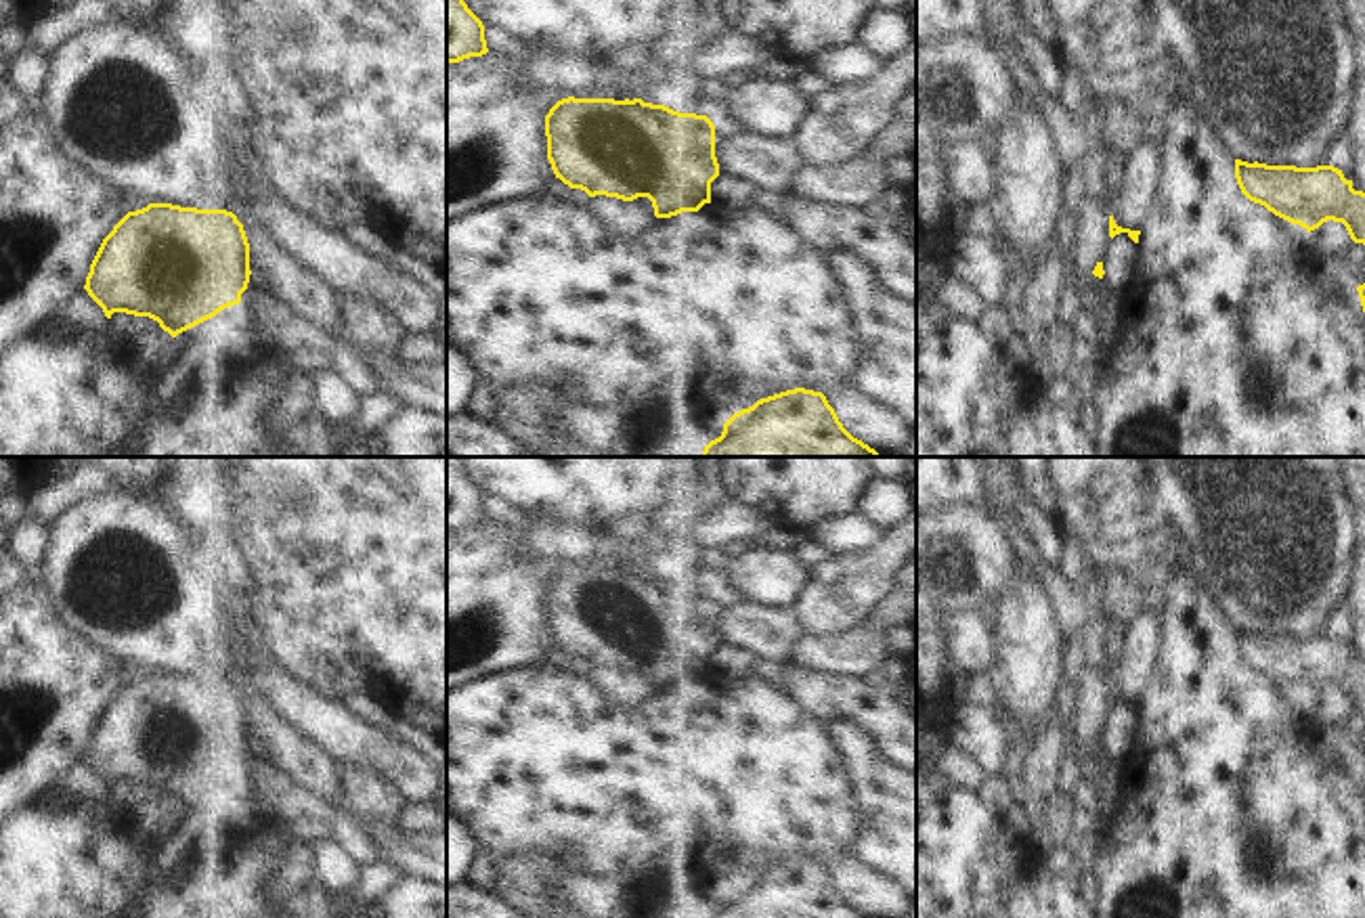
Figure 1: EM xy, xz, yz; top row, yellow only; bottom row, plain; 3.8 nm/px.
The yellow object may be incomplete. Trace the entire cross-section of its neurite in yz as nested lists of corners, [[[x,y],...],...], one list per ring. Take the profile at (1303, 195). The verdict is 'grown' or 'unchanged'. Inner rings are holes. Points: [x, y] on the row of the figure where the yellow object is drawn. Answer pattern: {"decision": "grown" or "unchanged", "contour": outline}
{"decision": "unchanged", "contour": [[[1235,159],[1241,193],[1275,216],[1308,233],[1323,222],[1342,222],[1355,243],[1365,245],[1365,193],[1352,189],[1334,166],[1296,168]]]}

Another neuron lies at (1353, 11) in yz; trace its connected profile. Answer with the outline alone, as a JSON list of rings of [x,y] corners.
[[[1340,0],[1340,8],[1355,54],[1352,107],[1344,126],[1348,174],[1361,182],[1365,193],[1365,0]]]

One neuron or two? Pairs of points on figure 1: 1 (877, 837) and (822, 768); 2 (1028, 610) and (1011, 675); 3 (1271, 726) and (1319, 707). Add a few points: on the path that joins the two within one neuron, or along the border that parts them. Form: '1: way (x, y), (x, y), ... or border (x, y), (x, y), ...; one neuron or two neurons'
1: border (852, 774), (864, 828), (850, 851); two neurons
2: way (1028, 627), (1028, 659); one neuron
3: border (1309, 703), (1309, 709), (1334, 732); two neurons

